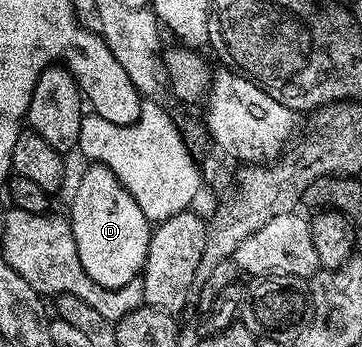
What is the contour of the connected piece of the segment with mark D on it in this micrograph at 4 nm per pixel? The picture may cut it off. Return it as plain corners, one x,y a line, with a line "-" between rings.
97,163
87,168
73,194
69,223
84,271
101,287
114,290
144,271
153,228
134,197
108,168

